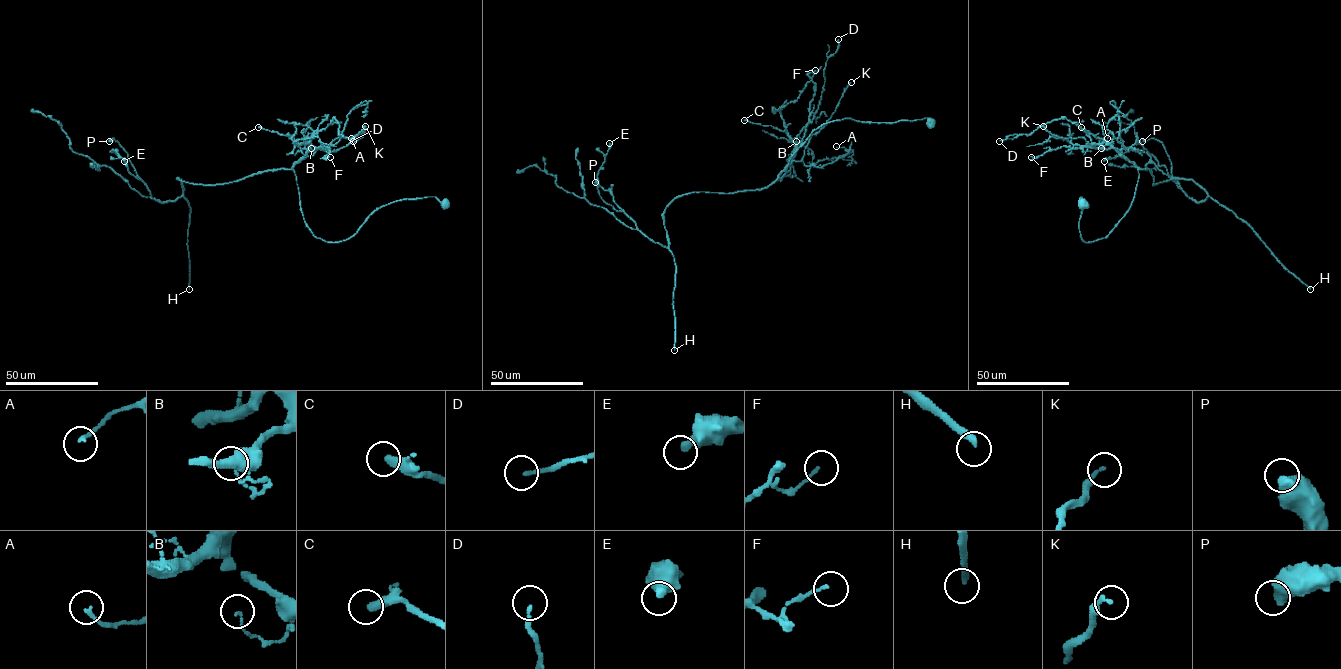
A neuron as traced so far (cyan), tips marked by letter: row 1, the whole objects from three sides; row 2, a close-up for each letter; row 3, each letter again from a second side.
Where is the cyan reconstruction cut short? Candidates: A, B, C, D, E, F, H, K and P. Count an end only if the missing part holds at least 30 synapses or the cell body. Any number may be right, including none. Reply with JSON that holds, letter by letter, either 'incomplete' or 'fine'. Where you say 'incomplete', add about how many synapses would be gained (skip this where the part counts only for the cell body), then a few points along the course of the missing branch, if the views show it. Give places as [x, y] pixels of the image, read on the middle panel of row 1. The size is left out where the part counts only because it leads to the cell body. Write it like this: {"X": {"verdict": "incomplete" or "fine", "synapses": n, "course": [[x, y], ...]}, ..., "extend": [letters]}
{"A": {"verdict": "fine"}, "B": {"verdict": "fine"}, "C": {"verdict": "fine"}, "D": {"verdict": "fine"}, "E": {"verdict": "fine"}, "F": {"verdict": "fine"}, "H": {"verdict": "incomplete", "synapses": 70}, "K": {"verdict": "fine"}, "P": {"verdict": "fine"}, "extend": ["H"]}

